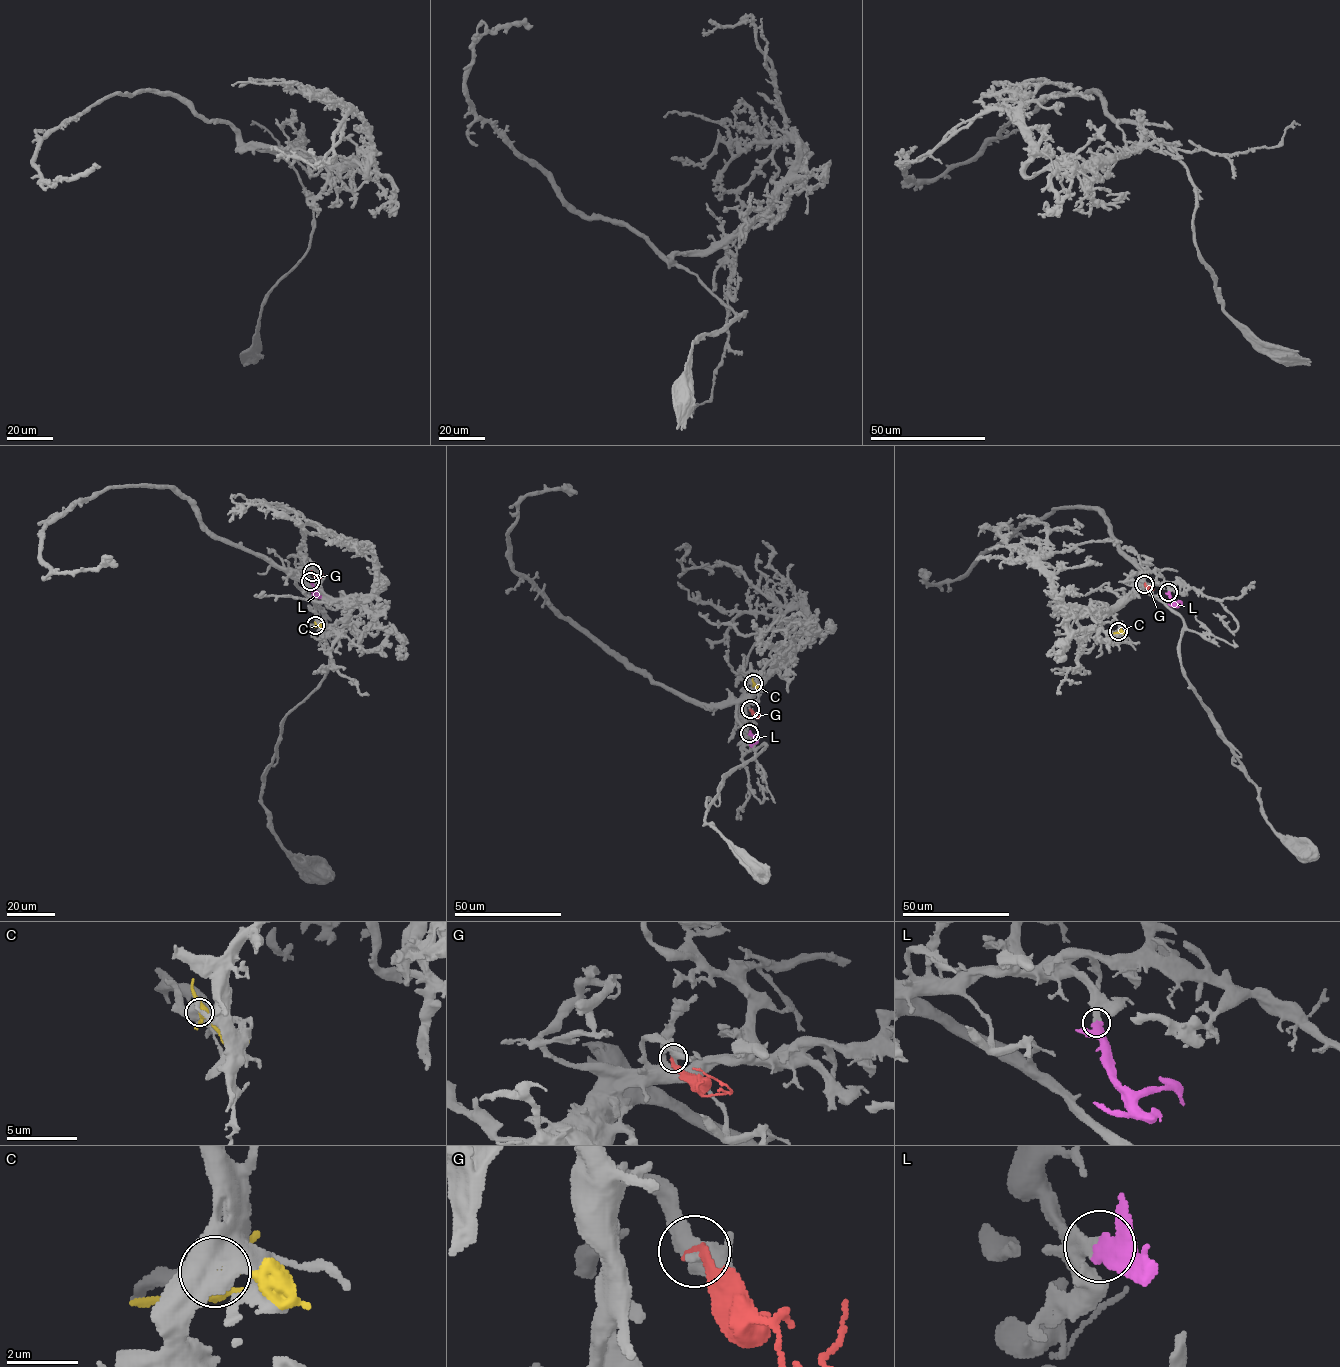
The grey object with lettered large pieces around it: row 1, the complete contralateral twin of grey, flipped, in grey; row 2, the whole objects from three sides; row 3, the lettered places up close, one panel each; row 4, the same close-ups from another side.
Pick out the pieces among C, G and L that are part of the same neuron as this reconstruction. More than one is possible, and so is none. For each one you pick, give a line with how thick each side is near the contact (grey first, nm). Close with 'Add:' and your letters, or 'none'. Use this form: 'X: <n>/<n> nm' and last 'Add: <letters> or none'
L: 260/440 nm
Add: L

